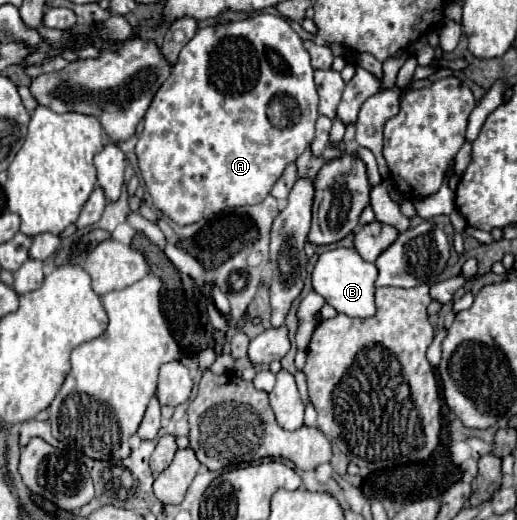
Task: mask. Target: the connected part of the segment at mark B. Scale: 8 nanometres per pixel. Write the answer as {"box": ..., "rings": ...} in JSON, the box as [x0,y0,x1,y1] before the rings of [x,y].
{"box":[313,248,377,318],"rings":[[[333,248],[319,256],[313,270],[313,290],[321,294],[339,314],[353,318],[369,318],[375,314],[375,280],[377,266],[365,262],[353,248]]]}

